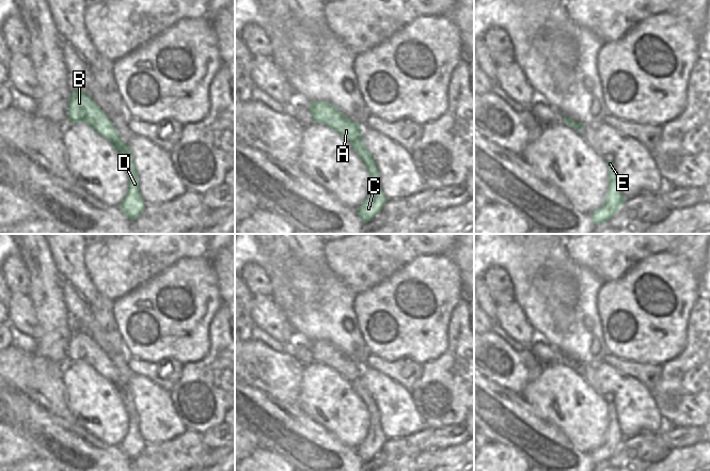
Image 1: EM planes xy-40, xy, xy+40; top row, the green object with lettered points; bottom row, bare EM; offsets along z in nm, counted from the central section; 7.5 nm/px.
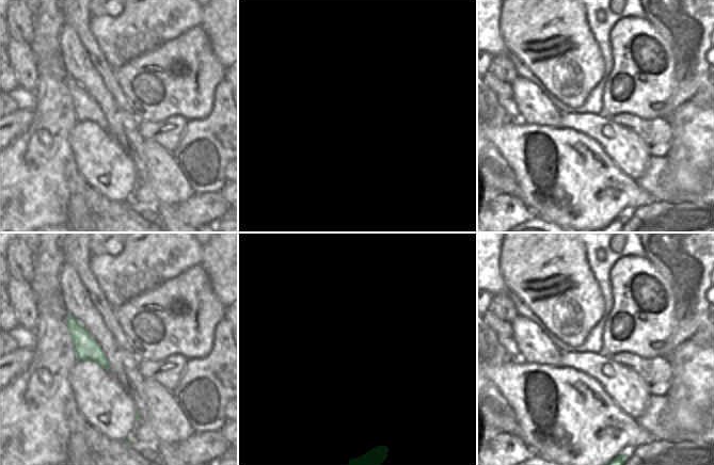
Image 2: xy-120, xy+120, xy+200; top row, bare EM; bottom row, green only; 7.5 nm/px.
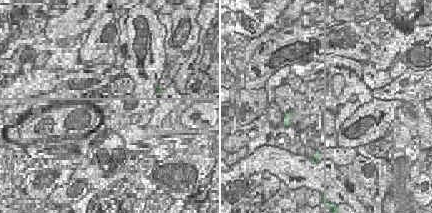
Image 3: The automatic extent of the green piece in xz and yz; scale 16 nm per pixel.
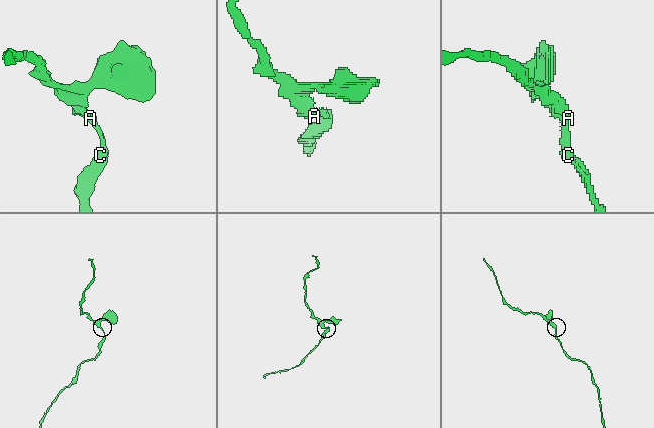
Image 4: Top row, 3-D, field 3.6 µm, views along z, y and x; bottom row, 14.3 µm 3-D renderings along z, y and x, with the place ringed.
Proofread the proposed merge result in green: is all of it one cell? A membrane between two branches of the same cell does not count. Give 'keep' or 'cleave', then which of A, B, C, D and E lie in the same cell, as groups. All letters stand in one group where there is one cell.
keep | A B C D E

